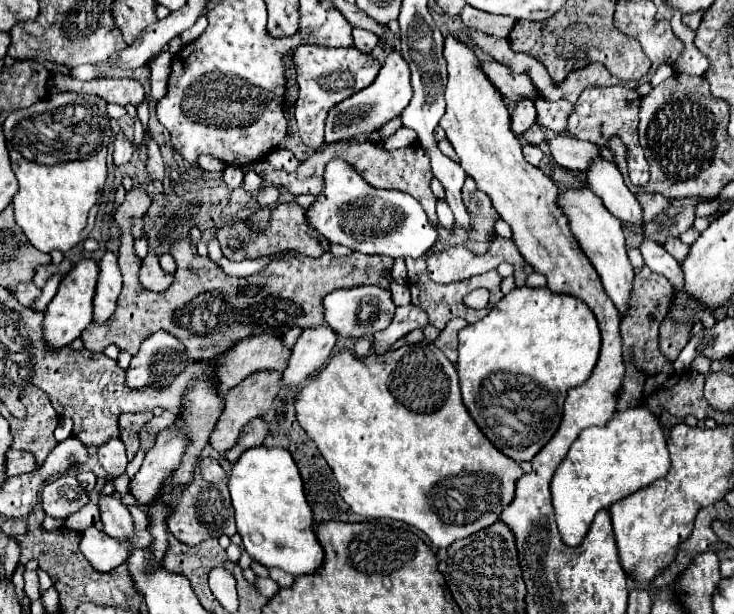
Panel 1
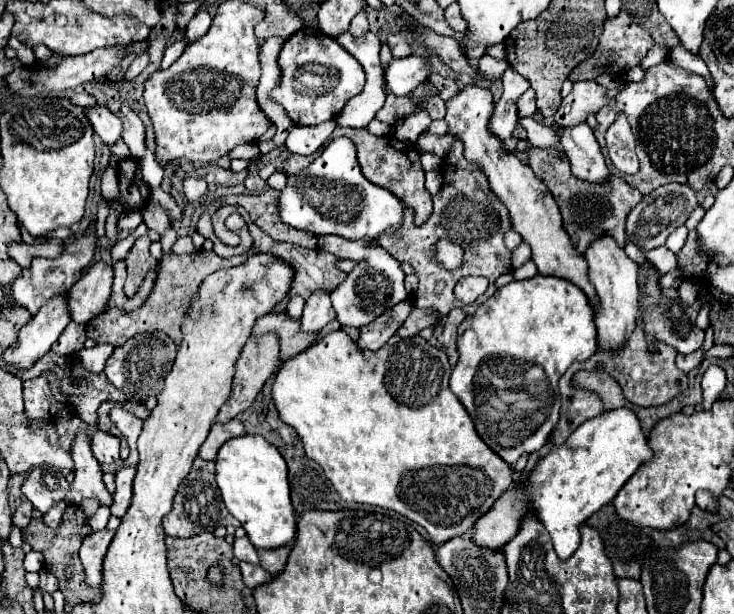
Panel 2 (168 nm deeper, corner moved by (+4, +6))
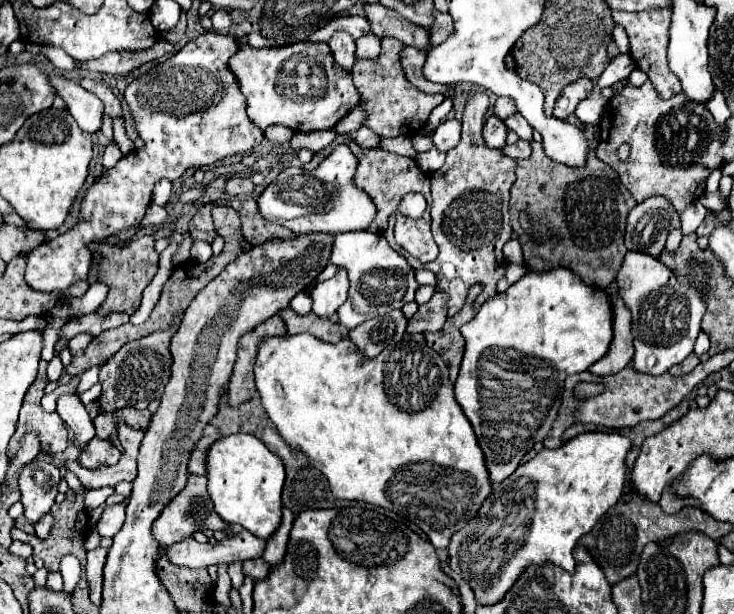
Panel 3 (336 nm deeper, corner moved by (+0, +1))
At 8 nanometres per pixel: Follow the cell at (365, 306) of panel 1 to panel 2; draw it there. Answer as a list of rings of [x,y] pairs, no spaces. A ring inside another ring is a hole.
[[[321,237],[321,247],[339,257],[357,257],[359,265],[353,269],[347,279],[331,291],[331,303],[337,313],[337,321],[347,327],[365,327],[375,321],[377,315],[385,313],[393,305],[407,299],[407,291],[403,285],[405,273],[399,267],[399,261],[393,259],[385,249],[381,249],[373,241],[345,241],[341,237]]]

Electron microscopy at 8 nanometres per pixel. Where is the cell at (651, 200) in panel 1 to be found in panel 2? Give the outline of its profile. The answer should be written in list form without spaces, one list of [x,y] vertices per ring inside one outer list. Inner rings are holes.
[[[531,147],[529,149],[529,167],[535,171],[537,177],[541,177],[547,183],[547,187],[553,193],[553,197],[559,205],[559,211],[563,215],[563,227],[573,237],[573,243],[577,245],[577,249],[581,253],[589,247],[593,237],[599,237],[601,233],[611,233],[621,247],[625,245],[625,221],[627,221],[627,215],[633,209],[633,205],[641,203],[641,199],[643,199],[641,191],[633,189],[627,181],[623,181],[619,177],[611,177],[609,189],[605,189],[601,185],[589,185],[587,181],[577,179],[571,173],[569,159],[561,157],[559,153],[553,153],[553,149]]]

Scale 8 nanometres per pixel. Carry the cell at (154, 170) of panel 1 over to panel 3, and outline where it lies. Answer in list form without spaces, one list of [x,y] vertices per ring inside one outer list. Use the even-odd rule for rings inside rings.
[[[81,78],[79,80],[81,86],[85,86],[85,90],[93,92],[105,106],[105,112],[109,112],[109,116],[121,116],[121,104],[117,100],[117,96],[103,84],[95,82],[95,80],[89,80],[89,78]]]

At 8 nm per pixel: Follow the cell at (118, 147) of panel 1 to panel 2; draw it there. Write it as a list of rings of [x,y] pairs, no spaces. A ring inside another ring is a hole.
[[[97,105],[97,107],[89,107],[85,109],[89,113],[89,121],[93,125],[93,131],[103,139],[103,143],[107,145],[115,145],[121,139],[121,131],[123,131],[123,123],[117,115],[113,115],[107,107]]]

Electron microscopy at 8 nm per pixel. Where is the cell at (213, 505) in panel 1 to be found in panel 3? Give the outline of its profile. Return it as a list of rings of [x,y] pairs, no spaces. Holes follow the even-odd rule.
[[[189,474],[185,488],[161,510],[159,518],[153,522],[151,534],[153,538],[161,544],[161,546],[169,546],[171,542],[181,542],[181,538],[193,536],[195,530],[207,530],[207,532],[215,532],[215,530],[223,530],[227,524],[217,518],[215,510],[209,506],[209,498],[205,498],[205,476],[193,476]],[[205,512],[205,514],[203,514]],[[201,514],[205,516],[205,520],[201,518]]]

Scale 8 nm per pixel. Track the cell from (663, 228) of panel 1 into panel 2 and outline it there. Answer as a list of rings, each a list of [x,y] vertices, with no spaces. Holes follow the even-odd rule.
[[[669,183],[663,187],[657,187],[653,193],[645,195],[643,201],[629,213],[627,217],[627,235],[631,243],[635,243],[639,249],[655,249],[665,245],[665,239],[681,225],[685,225],[687,217],[693,213],[693,209],[699,205],[697,193],[683,183]]]

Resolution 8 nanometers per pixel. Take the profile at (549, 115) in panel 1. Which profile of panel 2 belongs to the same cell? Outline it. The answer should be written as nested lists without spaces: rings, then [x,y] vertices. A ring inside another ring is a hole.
[[[527,89],[519,101],[519,117],[533,117],[537,113],[537,105],[535,105],[535,93],[533,89]]]

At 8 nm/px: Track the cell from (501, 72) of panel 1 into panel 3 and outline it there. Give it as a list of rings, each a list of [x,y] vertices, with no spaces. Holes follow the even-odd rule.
[[[363,4],[363,10],[365,10],[365,18],[371,24],[371,32],[375,36],[397,38],[403,44],[419,48],[419,50],[429,48],[429,34],[423,26],[417,26],[401,18],[401,14],[385,8],[383,4]]]

